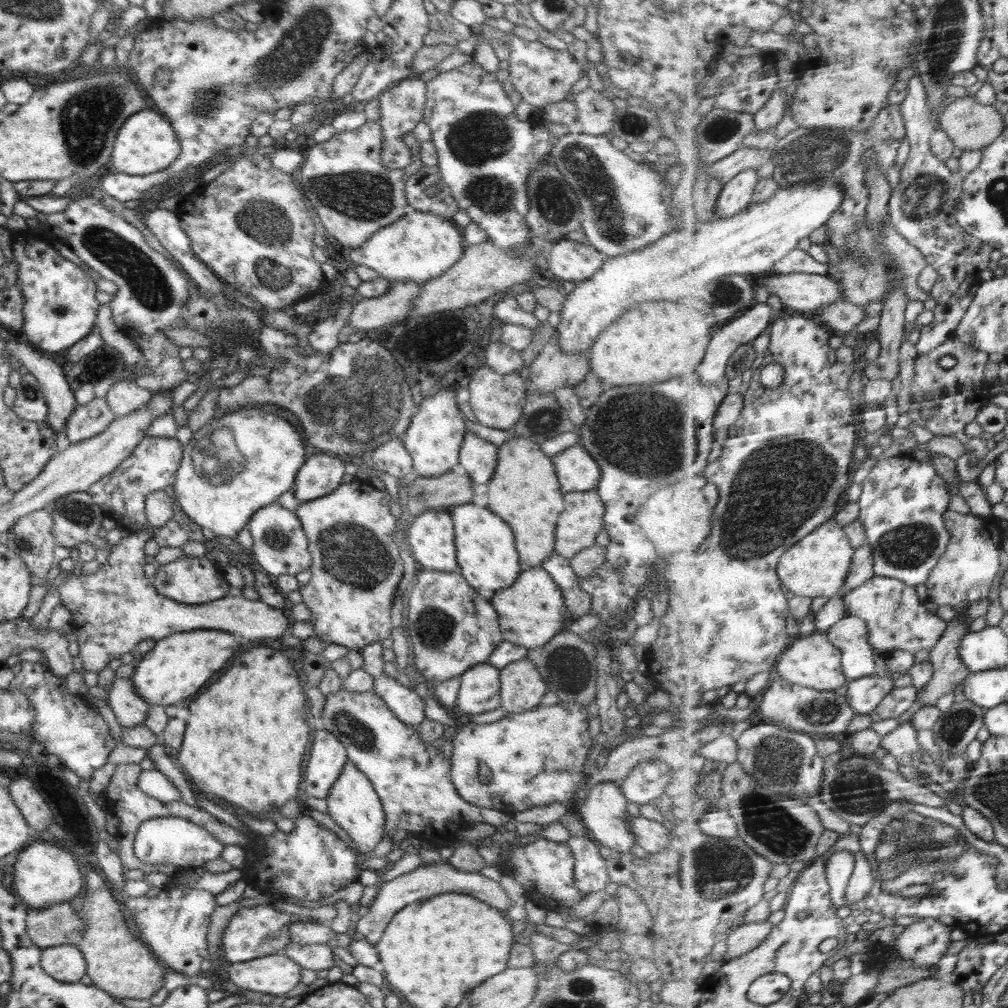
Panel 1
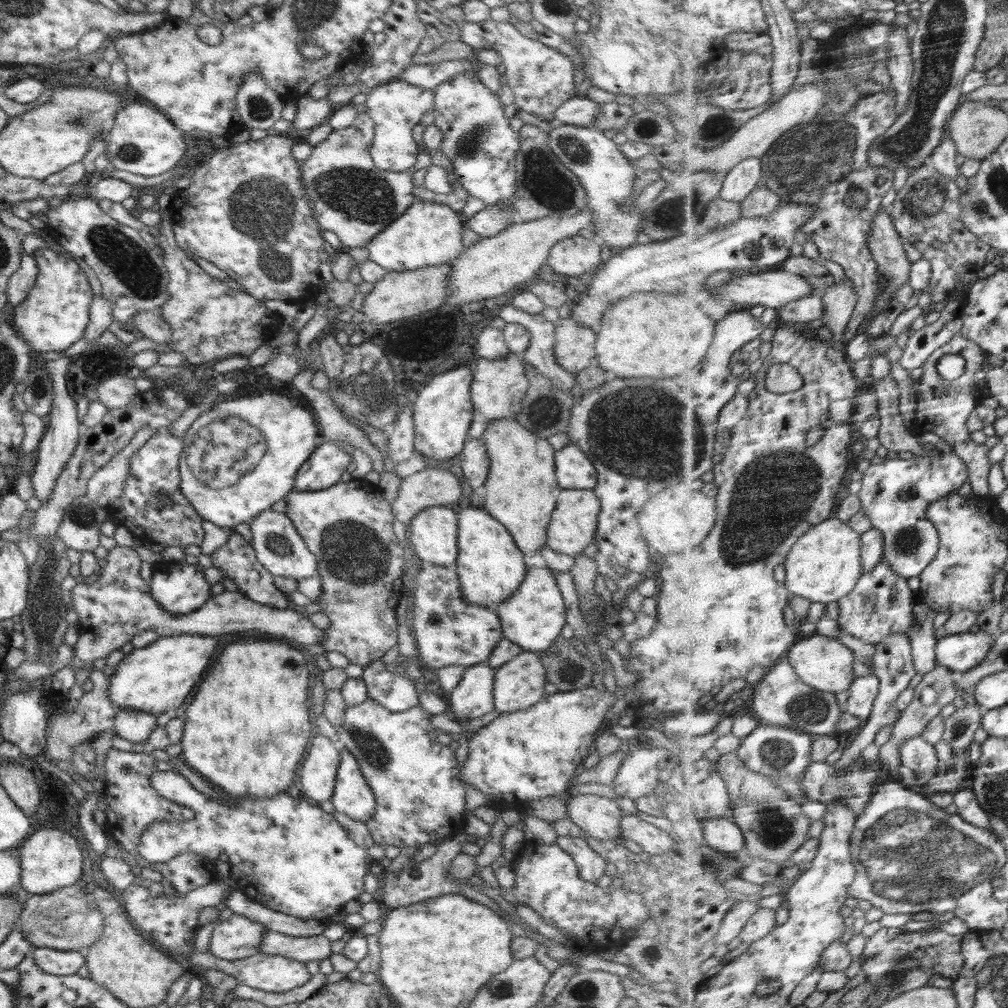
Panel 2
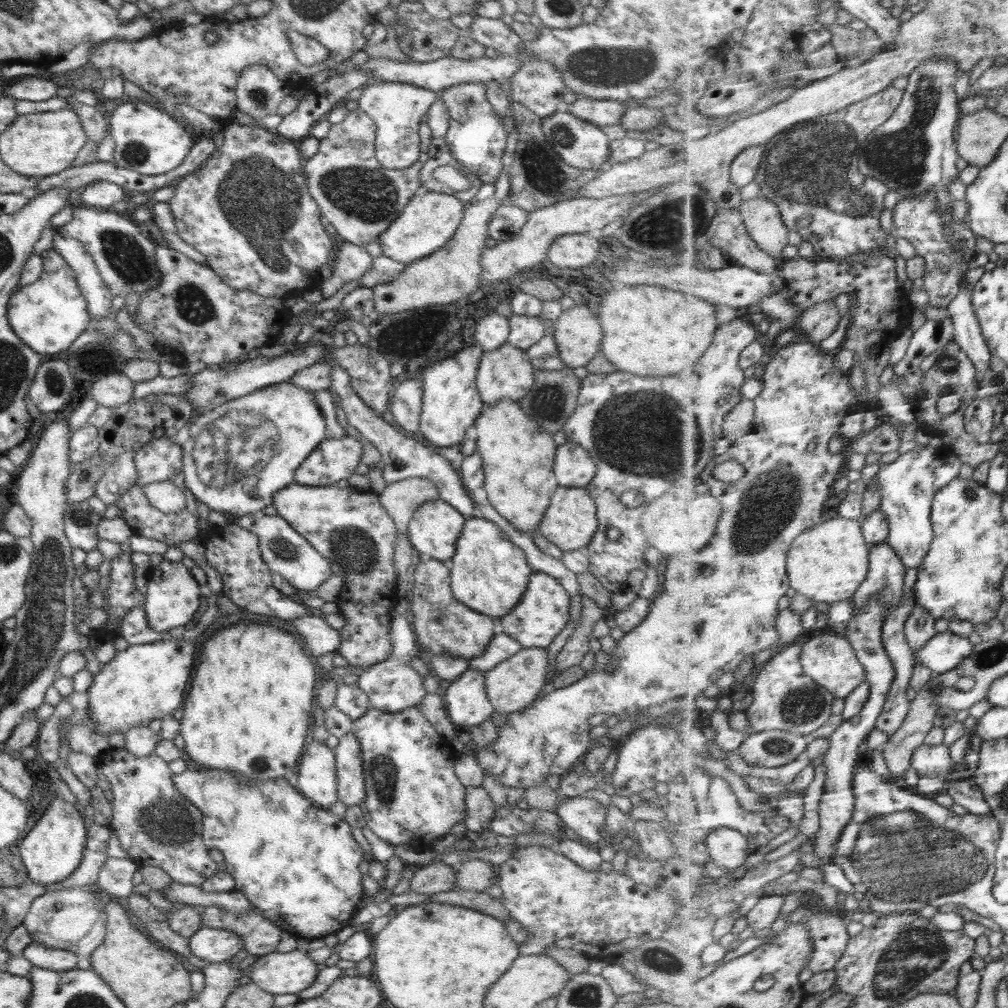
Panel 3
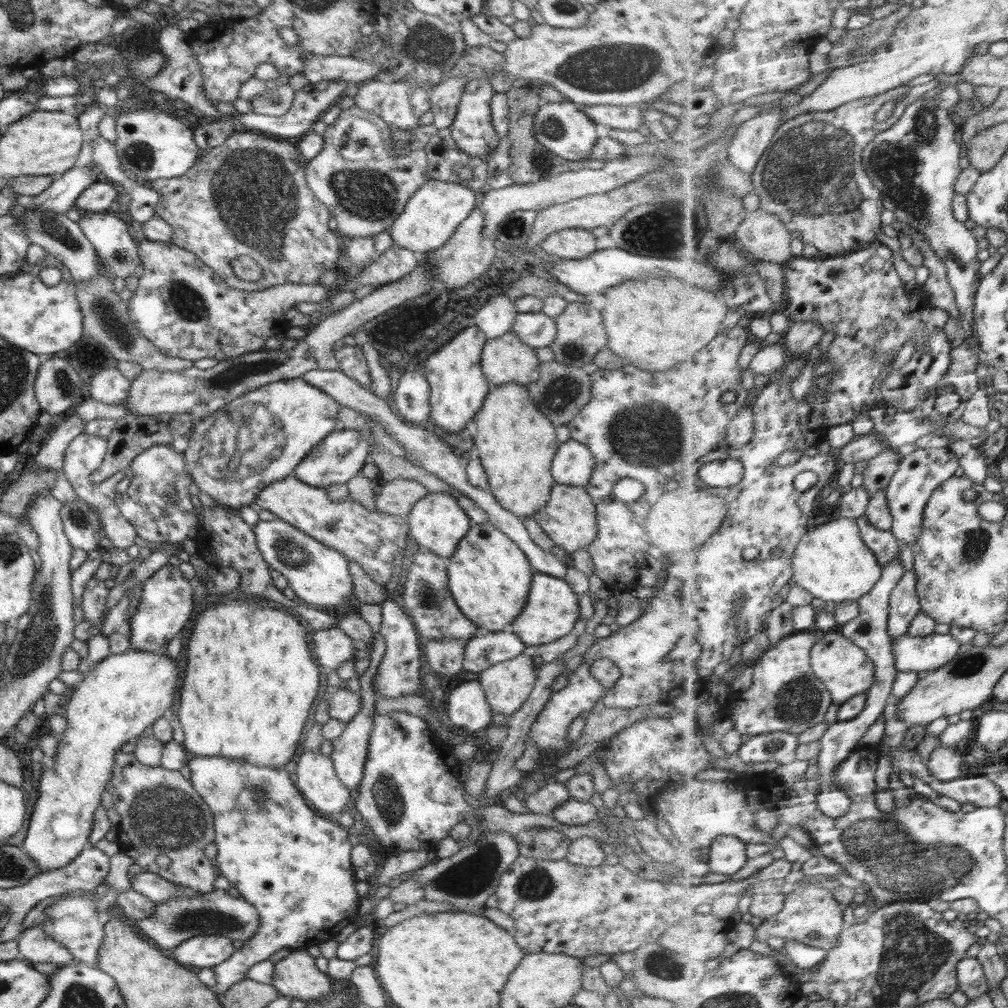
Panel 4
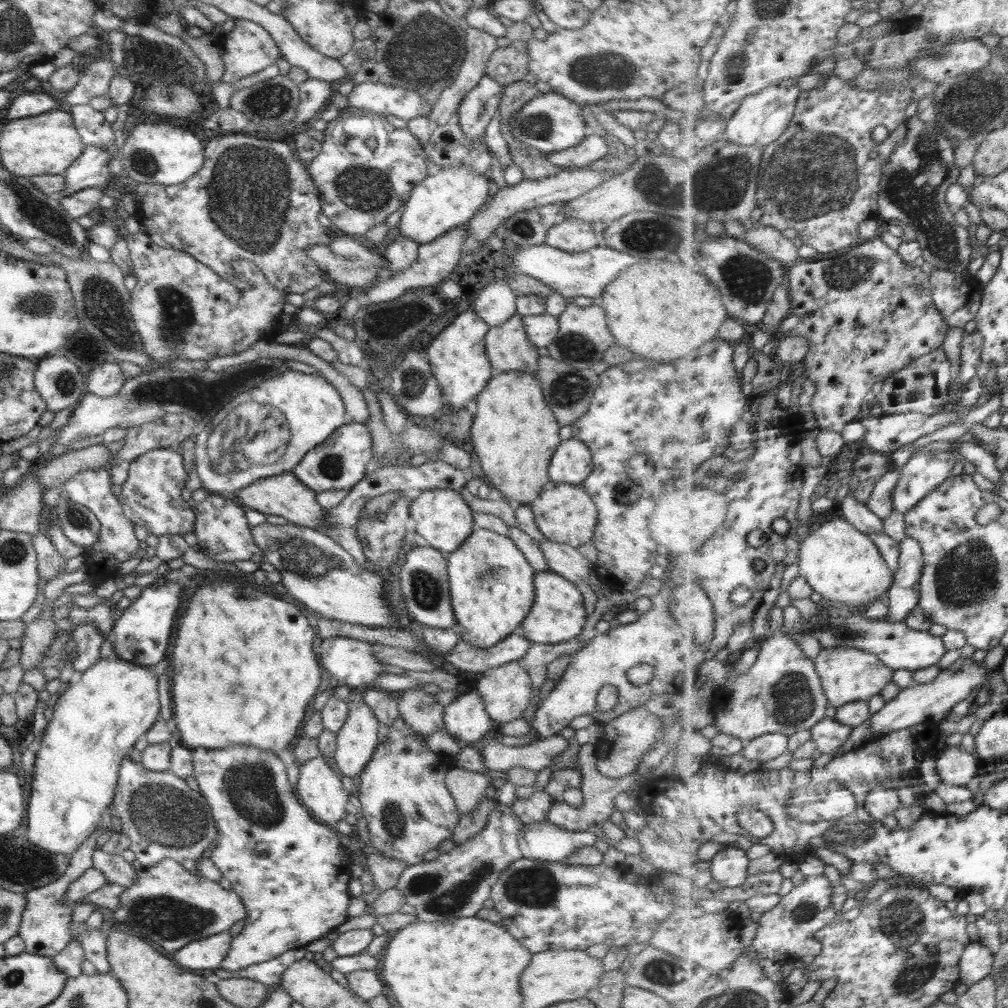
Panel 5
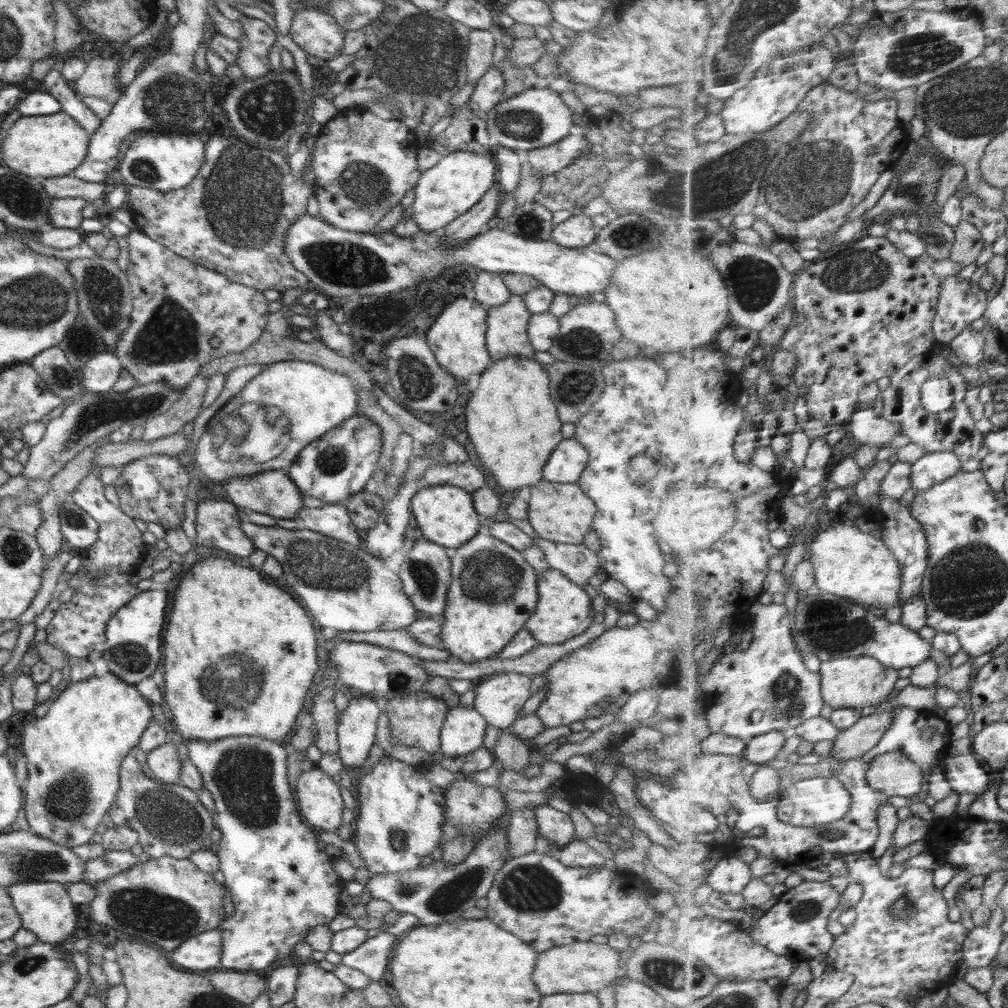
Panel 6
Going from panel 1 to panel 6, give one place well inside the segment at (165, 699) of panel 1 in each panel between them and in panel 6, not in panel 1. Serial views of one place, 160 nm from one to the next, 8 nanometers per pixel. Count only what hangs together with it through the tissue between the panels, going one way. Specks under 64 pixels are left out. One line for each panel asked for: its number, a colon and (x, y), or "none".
2: (156, 679)
3: (145, 682)
4: (115, 701)
5: (96, 721)
6: (75, 752)

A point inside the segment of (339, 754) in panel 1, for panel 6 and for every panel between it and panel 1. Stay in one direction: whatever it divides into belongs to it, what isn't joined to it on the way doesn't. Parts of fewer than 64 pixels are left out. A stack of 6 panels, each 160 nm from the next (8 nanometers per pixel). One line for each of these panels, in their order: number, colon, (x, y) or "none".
2: (318, 774)
3: (317, 781)
4: (316, 779)
5: (319, 789)
6: (318, 798)

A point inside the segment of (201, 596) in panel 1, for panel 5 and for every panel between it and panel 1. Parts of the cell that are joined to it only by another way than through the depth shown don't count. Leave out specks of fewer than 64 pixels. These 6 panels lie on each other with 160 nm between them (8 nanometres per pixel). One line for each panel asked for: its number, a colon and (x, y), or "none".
2: (179, 588)
3: (172, 598)
4: (167, 601)
5: (141, 634)

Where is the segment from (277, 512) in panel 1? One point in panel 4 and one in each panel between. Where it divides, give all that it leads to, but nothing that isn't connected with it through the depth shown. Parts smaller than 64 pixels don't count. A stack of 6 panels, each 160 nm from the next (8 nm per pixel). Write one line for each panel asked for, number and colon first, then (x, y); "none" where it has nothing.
2: (278, 547)
3: (284, 551)
4: (320, 577)

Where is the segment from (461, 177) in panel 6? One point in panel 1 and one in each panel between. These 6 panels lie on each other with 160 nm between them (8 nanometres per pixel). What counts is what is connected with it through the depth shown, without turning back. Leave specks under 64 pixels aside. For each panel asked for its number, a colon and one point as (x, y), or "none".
1: (421, 245)
2: (428, 233)
3: (429, 220)
4: (433, 213)
5: (450, 198)

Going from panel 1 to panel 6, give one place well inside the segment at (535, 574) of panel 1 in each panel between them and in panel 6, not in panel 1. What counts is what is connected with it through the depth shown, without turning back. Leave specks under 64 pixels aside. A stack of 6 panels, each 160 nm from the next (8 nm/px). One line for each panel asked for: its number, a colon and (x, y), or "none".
2: (534, 616)
3: (543, 612)
4: (551, 610)
5: (558, 614)
6: (564, 610)

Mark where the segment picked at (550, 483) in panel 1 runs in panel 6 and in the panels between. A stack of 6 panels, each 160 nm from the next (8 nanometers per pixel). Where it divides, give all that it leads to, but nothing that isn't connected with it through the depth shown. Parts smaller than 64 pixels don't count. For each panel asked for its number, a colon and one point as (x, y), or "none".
2: (521, 492)
3: (517, 455)
4: (516, 443)
5: (514, 433)
6: (513, 423)

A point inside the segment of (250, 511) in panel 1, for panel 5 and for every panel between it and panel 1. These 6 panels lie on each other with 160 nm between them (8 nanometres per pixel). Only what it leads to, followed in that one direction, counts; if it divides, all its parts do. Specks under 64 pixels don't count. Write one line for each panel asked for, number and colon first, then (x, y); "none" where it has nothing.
2: (240, 458)
3: (236, 457)
4: (290, 417)
5: (265, 431)

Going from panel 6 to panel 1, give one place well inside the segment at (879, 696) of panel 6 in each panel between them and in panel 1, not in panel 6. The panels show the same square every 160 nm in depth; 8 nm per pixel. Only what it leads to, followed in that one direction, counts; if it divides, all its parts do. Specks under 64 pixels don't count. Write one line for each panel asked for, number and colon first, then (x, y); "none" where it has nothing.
1: (815, 661)
2: (825, 663)
3: (831, 659)
4: (846, 668)
5: (848, 674)

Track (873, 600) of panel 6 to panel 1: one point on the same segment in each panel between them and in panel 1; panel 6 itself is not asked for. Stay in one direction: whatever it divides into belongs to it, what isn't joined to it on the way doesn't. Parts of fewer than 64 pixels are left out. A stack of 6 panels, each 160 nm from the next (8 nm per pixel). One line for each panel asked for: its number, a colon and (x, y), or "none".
1: (820, 566)
2: (826, 566)
3: (830, 563)
4: (833, 561)
5: (842, 563)

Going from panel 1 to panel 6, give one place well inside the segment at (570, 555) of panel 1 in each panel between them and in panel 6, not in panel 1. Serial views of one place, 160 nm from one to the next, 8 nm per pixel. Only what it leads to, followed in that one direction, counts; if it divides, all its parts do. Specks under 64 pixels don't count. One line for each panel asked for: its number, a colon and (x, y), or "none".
2: (573, 525)
3: (570, 522)
4: (569, 518)
5: (564, 513)
6: (559, 512)

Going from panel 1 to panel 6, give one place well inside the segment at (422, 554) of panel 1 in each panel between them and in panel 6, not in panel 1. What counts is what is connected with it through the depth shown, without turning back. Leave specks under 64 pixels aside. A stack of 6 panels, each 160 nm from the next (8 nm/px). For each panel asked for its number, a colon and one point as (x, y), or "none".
2: (433, 532)
3: (433, 531)
4: (436, 522)
5: (441, 516)
6: (446, 515)

